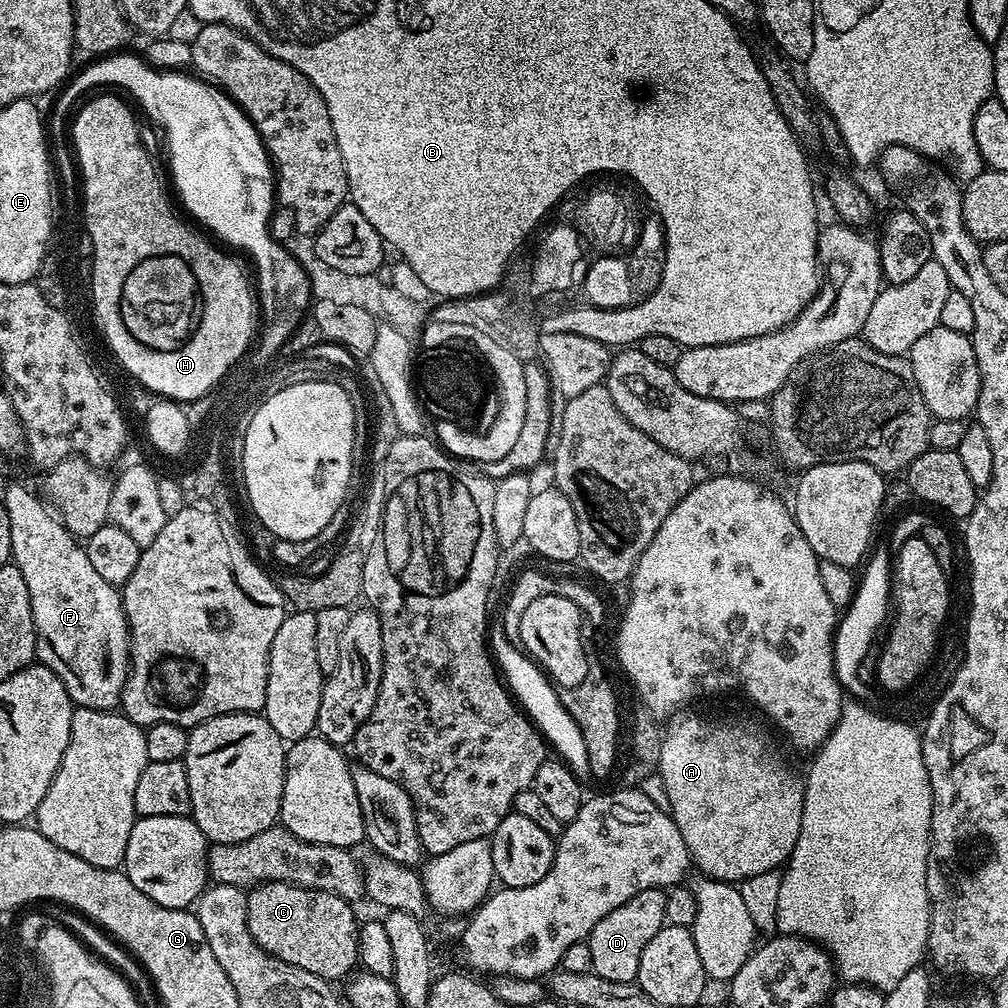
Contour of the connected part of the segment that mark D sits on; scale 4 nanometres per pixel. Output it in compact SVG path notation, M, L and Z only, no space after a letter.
M663 888L642 890L630 898L630 902L622 902L618 910L610 910L598 926L588 935L592 971L610 982L633 983L638 974L638 962L642 962L642 950L646 950L650 938L658 934L666 923L666 892Z

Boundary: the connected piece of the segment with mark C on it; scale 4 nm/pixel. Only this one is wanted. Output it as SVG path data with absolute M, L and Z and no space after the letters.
M267 880L248 892L246 922L262 950L318 978L337 982L343 981L357 967L360 958L360 929L352 908L349 901L332 892L303 888L281 880Z

